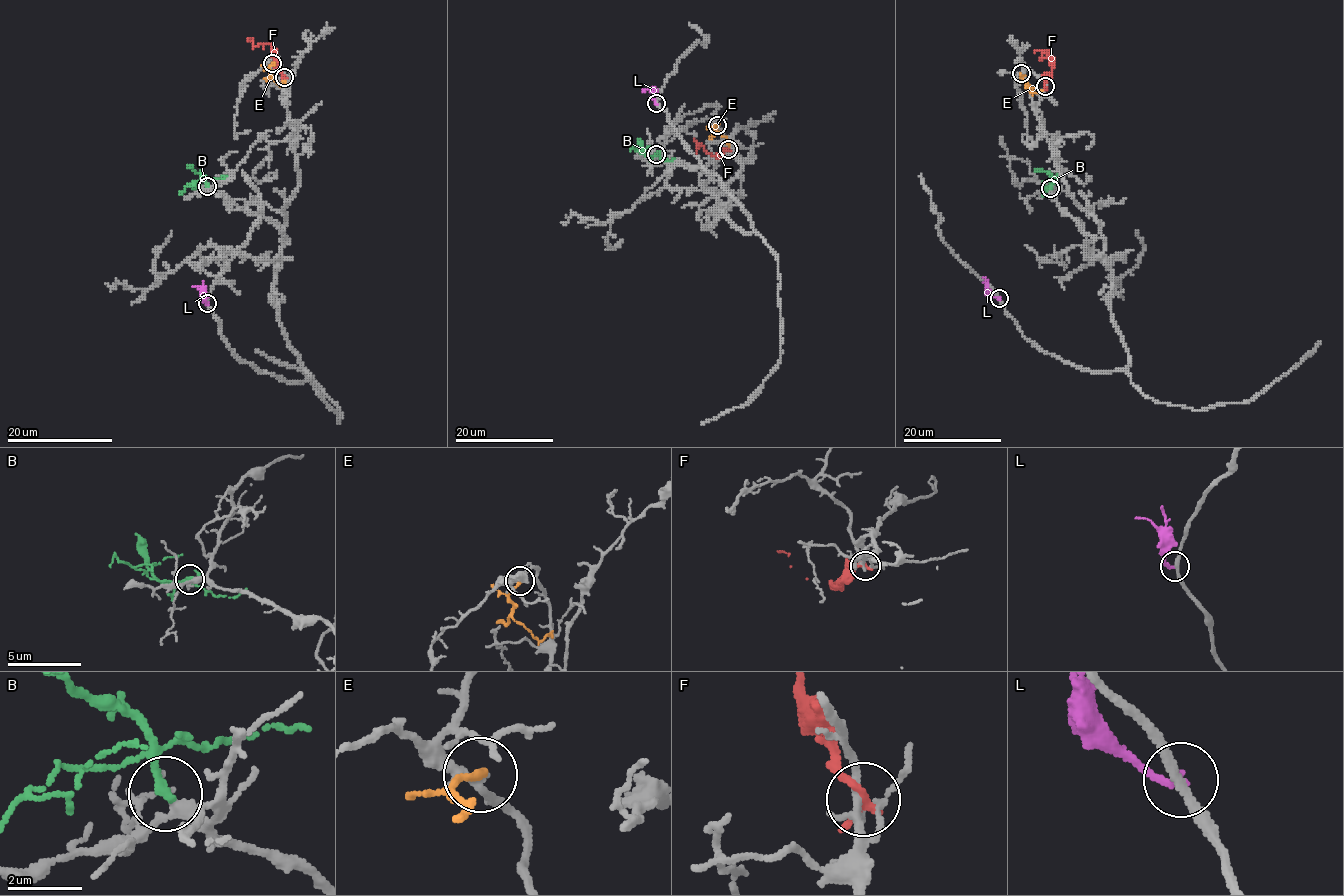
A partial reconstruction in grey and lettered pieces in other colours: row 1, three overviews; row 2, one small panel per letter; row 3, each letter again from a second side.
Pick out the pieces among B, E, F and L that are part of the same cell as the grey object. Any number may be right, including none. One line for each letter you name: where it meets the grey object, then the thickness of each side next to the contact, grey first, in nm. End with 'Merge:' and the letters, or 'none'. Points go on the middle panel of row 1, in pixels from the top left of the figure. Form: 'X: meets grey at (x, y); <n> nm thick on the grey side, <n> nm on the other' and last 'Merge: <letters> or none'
B: meets grey at (656, 154); 280 nm thick on the grey side, 260 nm on the other
Merge: B

